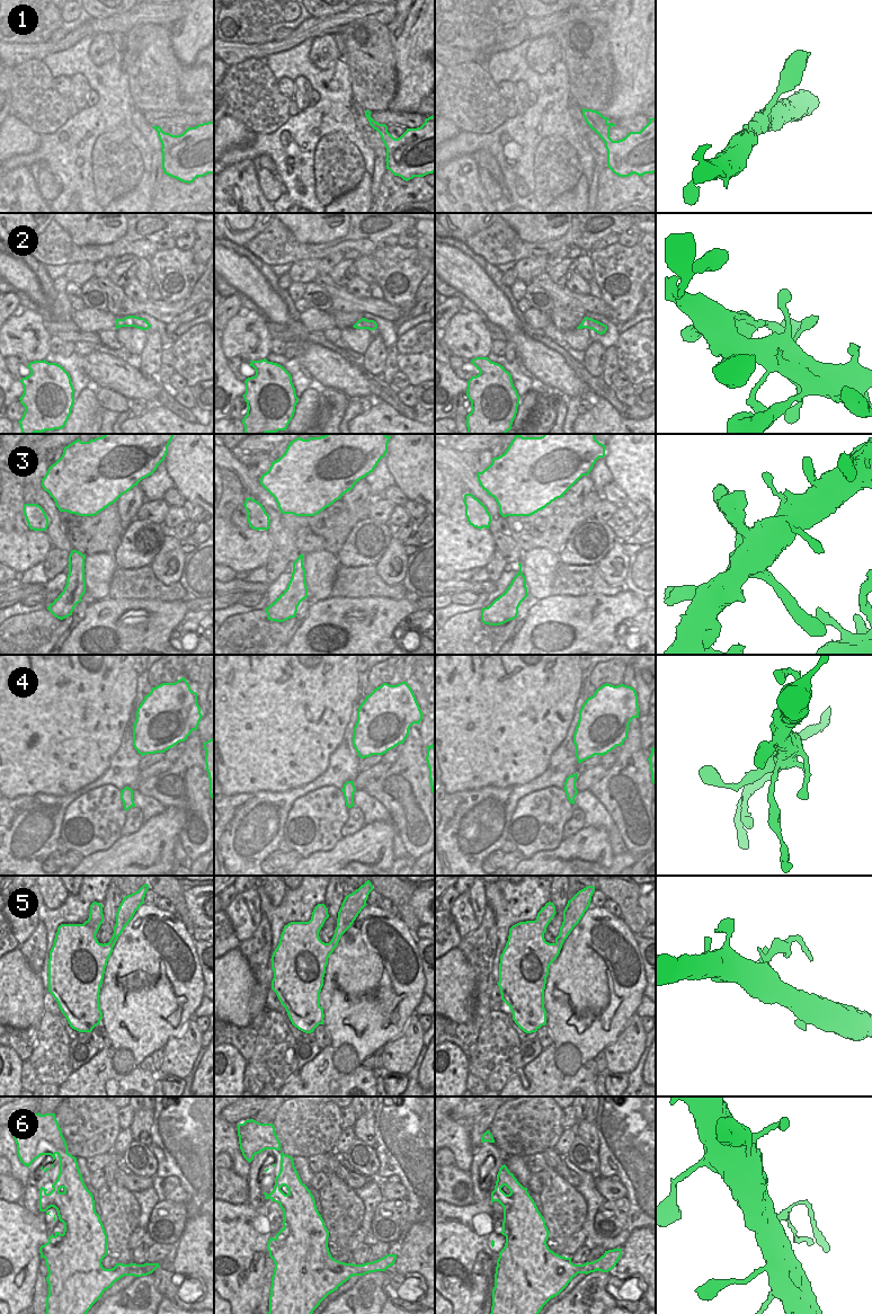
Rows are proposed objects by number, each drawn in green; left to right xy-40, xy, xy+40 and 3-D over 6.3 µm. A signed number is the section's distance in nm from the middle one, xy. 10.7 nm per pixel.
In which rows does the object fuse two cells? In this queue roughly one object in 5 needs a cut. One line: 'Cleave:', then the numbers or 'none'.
Cleave: 4, 5, 6

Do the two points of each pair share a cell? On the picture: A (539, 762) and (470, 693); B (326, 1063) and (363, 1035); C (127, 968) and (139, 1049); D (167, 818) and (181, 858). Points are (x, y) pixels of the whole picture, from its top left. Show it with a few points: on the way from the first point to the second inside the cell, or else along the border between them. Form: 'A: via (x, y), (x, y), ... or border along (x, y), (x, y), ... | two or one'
A: via (522, 745), (487, 709) | one
B: border along (330, 1045), (335, 1049) | two
C: via (112, 973), (122, 1006), (140, 1024) | one
D: border along (178, 838), (174, 848), (175, 863) | two

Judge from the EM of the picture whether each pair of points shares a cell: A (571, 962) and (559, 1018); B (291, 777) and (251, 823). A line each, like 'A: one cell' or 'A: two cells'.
A: one cell
B: two cells

